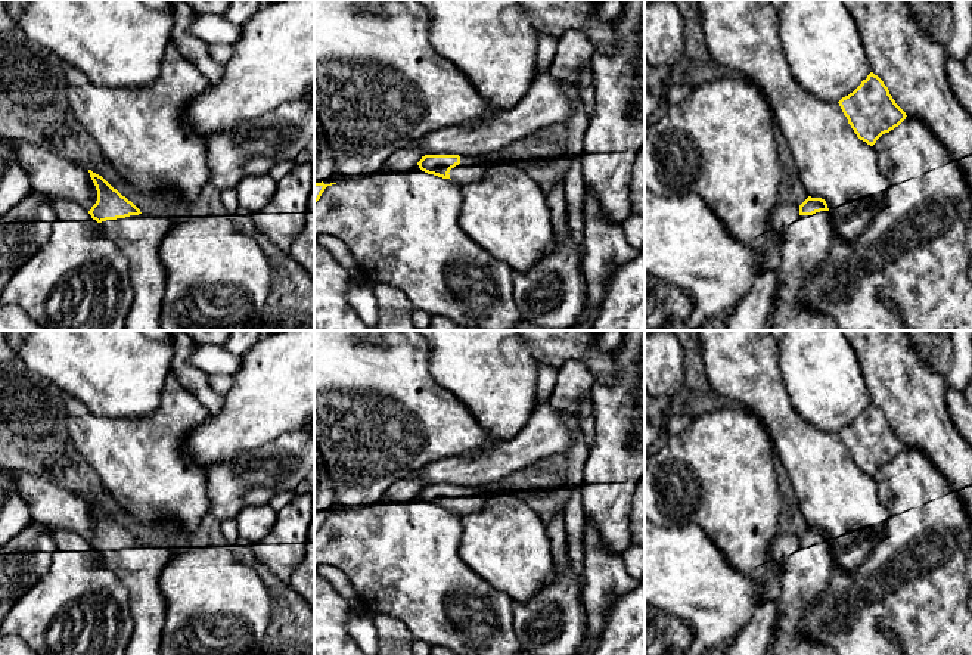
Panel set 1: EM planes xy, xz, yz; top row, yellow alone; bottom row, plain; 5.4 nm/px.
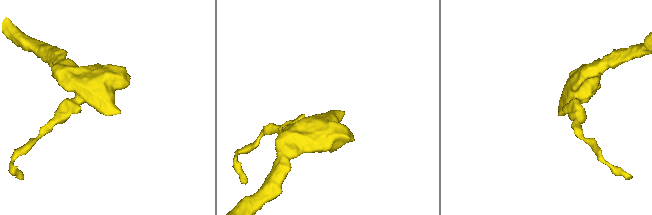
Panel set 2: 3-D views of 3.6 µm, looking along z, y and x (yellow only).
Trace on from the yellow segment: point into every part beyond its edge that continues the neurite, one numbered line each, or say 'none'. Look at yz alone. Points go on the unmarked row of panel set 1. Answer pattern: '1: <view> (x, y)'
1: yz (806, 574)

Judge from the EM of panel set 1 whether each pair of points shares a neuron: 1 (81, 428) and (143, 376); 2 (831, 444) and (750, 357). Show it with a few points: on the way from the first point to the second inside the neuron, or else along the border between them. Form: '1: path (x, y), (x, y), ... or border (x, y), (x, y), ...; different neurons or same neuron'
1: border (68, 394), (98, 415), (130, 418); different neurons
2: path (804, 437), (755, 384); same neuron

